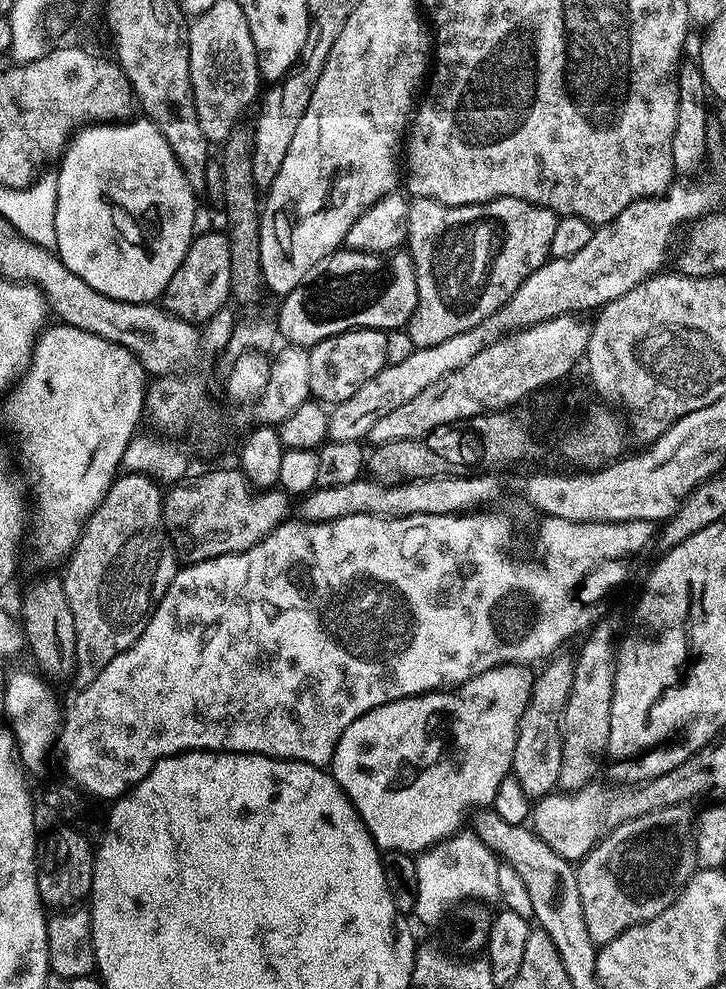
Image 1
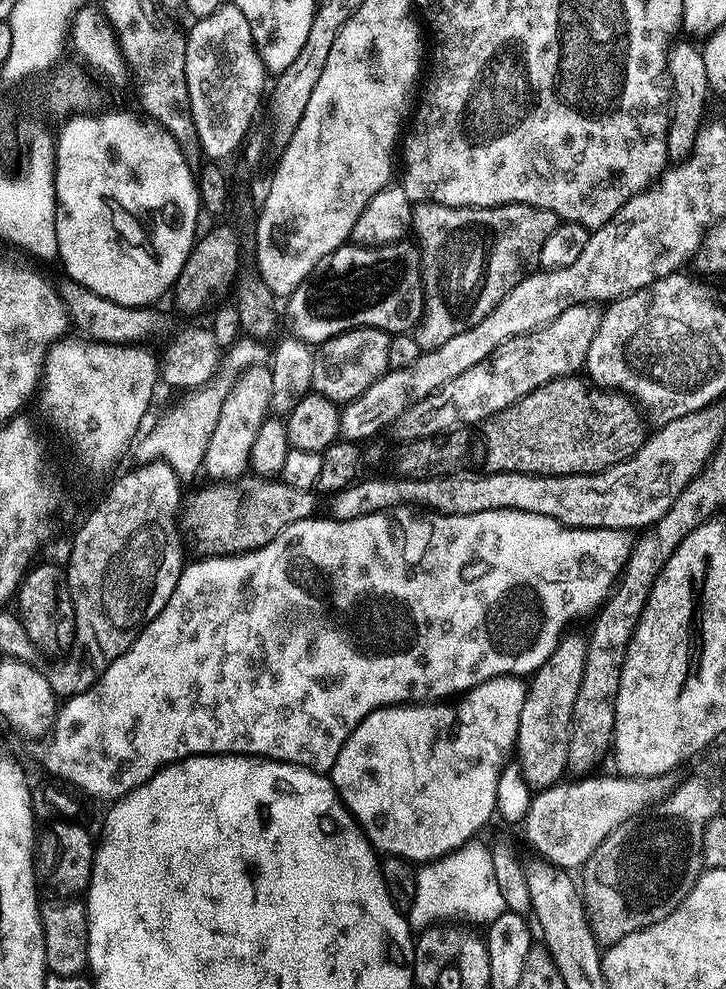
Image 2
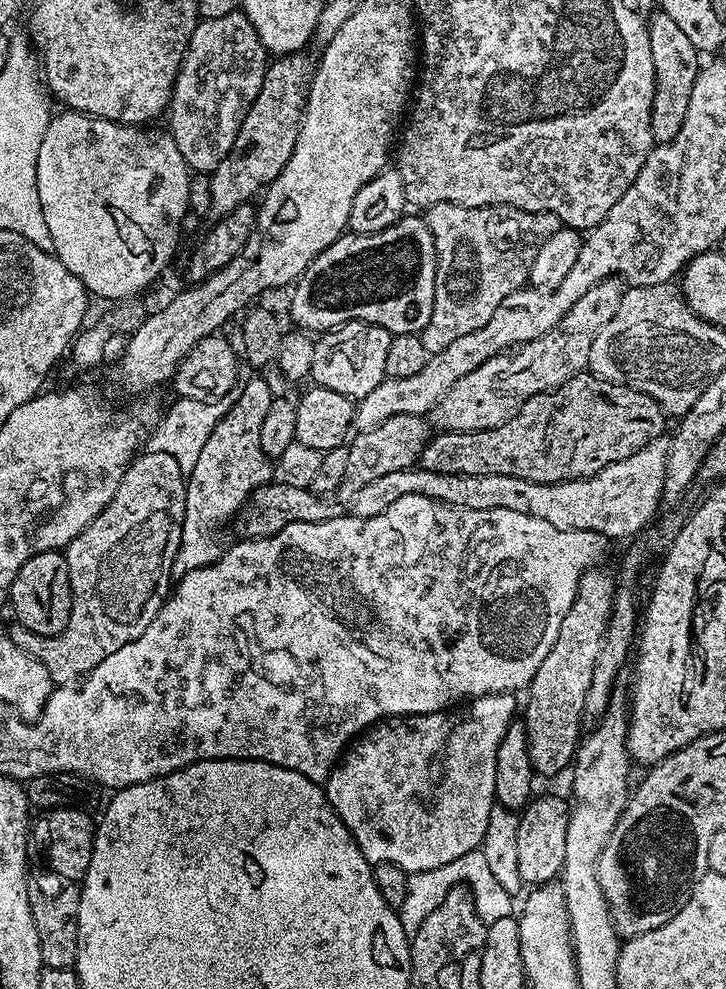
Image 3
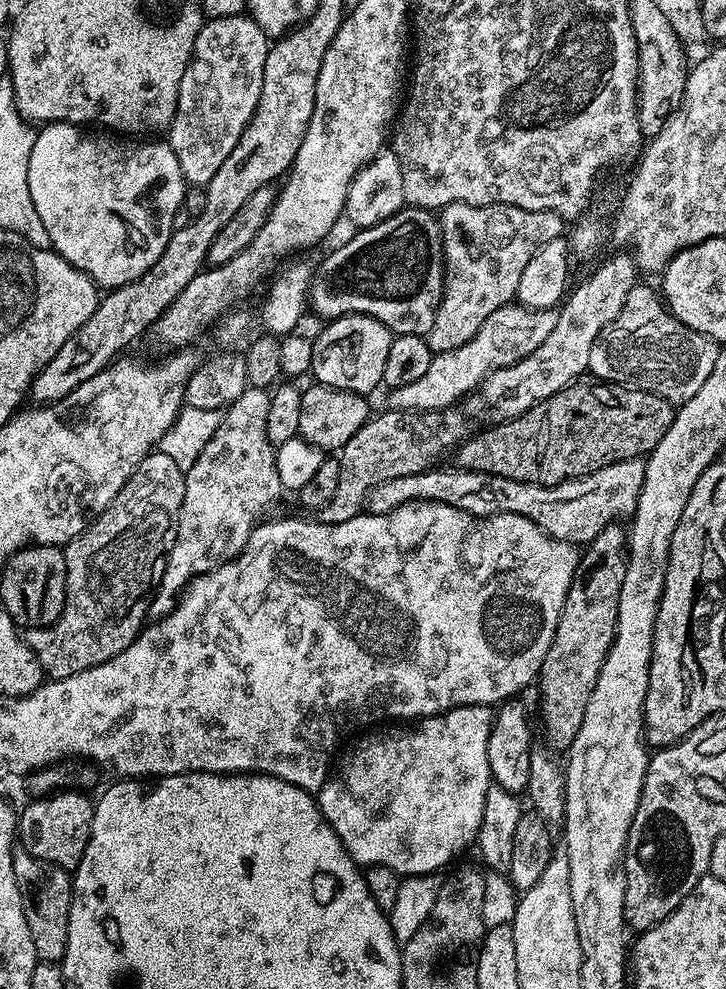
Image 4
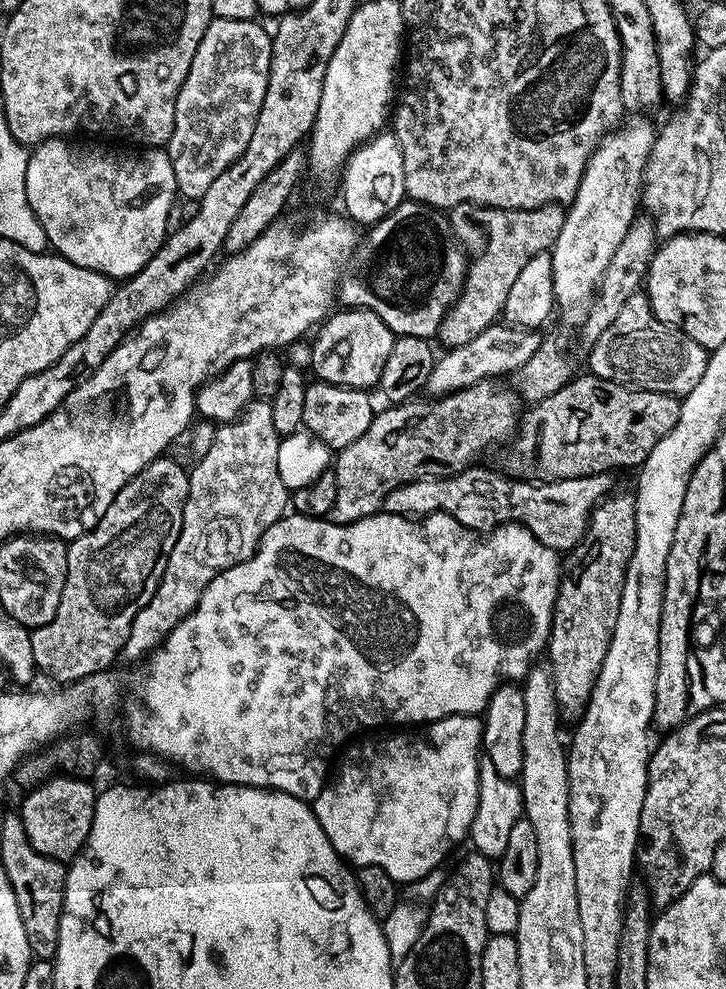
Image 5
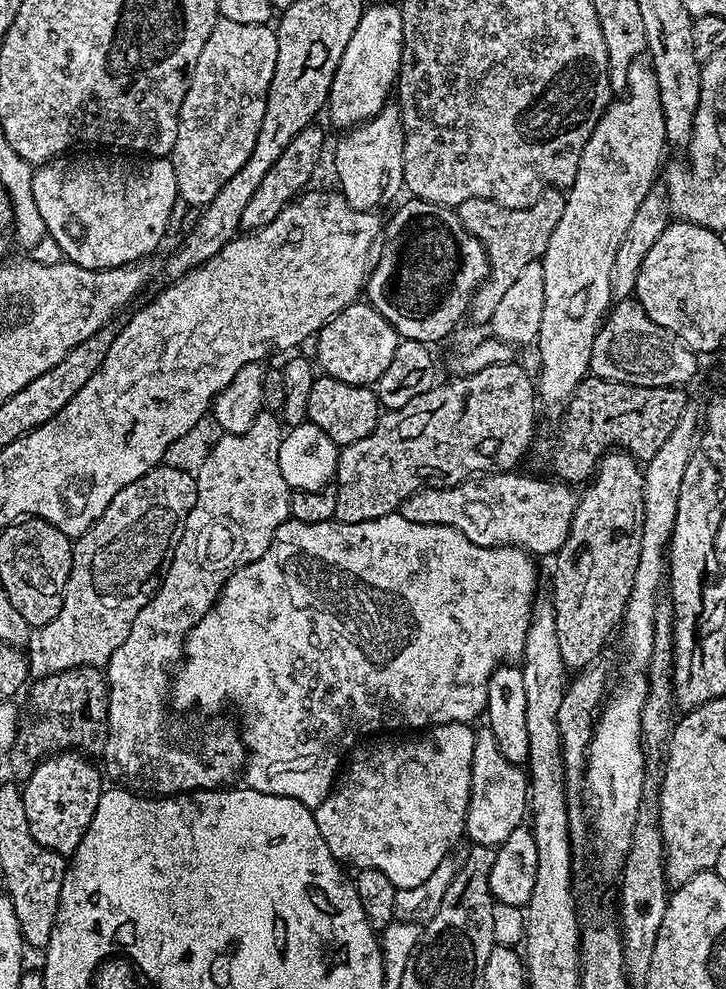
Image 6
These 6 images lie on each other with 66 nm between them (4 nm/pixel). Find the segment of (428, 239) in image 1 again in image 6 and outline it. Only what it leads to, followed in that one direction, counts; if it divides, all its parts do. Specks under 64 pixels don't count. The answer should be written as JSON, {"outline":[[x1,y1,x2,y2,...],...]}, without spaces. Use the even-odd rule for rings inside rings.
{"outline":[[547,188,528,208,503,208,493,200,470,198,466,202,455,205,454,210,462,222,462,226,470,234,482,242,488,255,488,276,480,283,476,297,472,299,470,320,476,324,487,325,498,302,506,295,518,279,518,274,531,263,539,261,544,255,546,246,550,246,550,234,554,234,554,226,558,226,558,218,562,218,565,193,558,188]]}

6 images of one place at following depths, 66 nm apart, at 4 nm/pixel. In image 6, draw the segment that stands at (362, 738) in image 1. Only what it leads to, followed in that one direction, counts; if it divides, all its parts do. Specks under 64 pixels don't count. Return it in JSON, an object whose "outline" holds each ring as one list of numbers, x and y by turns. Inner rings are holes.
{"outline":[[437,724,431,729,430,735,432,735,433,745,428,744,427,738,424,737,427,735,424,734,392,734,389,735,392,736,389,740,372,738,367,742,357,743,356,747,347,753,346,763,337,775,332,791,314,809,314,815,318,822,318,834,322,834,322,842,326,842,326,846,330,846,330,854,337,862,344,866,353,864,353,869,356,870,361,868,382,870,382,874,386,874,386,878,390,878,390,882,396,889,419,886,422,882,425,882,426,878,430,877,430,874,437,869,438,862,441,862,442,858,452,850,458,838,465,835,464,819,466,818,468,799,470,798,470,766,472,765,472,754,474,752,475,733,467,724]]}

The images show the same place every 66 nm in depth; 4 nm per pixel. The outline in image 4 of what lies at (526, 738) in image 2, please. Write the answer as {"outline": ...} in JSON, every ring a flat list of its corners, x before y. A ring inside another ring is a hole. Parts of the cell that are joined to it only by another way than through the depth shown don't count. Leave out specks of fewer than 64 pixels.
{"outline":[[619,523,607,524,581,551,580,561,574,570,574,578,570,582,570,590,566,594,566,602,562,606,562,614,556,623,554,638,550,650,546,650,546,658,540,667,538,685,540,684,540,724,544,727,543,743,553,753,567,753,574,742,578,730,582,730,582,718,586,718,586,702,590,702,590,694,594,694,594,682,598,682,598,674,602,670,602,662,612,645,618,622,618,598,622,590,622,578,626,578,626,532]]}

